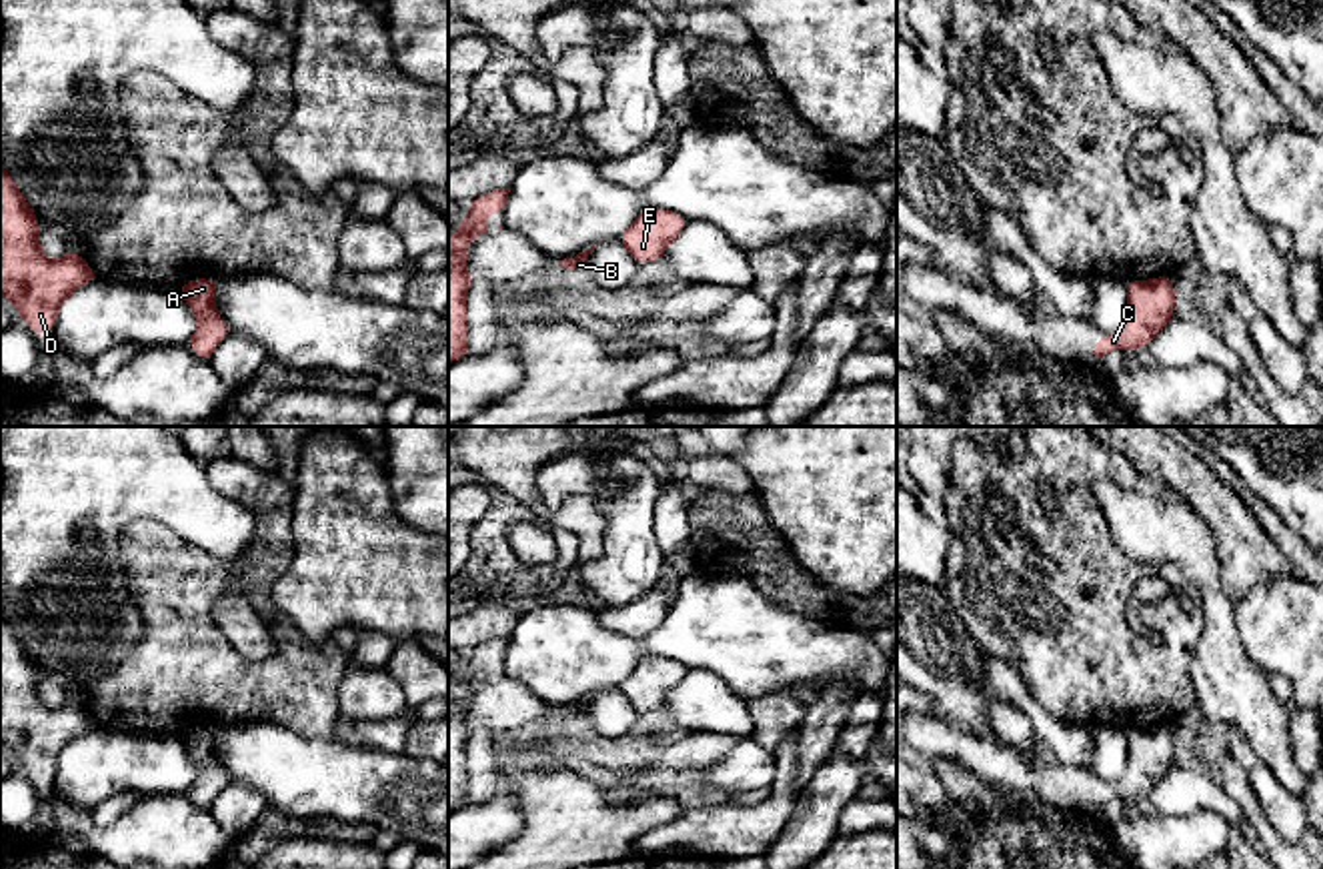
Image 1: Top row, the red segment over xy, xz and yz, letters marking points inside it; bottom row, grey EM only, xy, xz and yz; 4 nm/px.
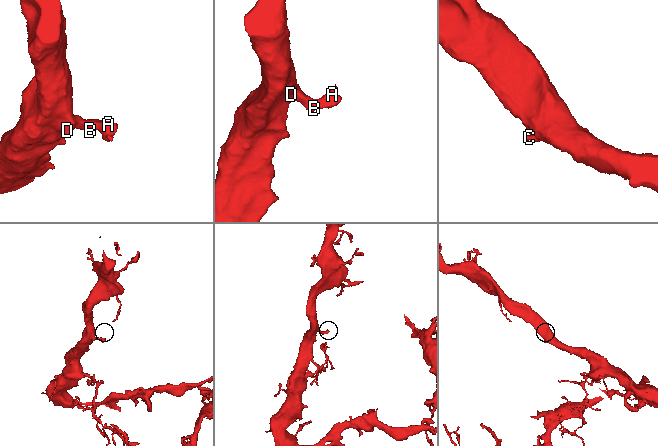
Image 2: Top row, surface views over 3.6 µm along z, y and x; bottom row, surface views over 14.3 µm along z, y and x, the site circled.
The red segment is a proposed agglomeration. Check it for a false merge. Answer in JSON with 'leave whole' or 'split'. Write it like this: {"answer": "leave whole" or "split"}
{"answer": "leave whole"}

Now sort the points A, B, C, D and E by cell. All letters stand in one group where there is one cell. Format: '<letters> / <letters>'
A B C D E

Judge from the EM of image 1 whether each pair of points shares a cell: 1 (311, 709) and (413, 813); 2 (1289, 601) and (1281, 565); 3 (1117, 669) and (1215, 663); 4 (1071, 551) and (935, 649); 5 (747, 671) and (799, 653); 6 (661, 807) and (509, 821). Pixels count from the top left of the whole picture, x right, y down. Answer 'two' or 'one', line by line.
1: two
2: two
3: two
4: two
5: one
6: two

